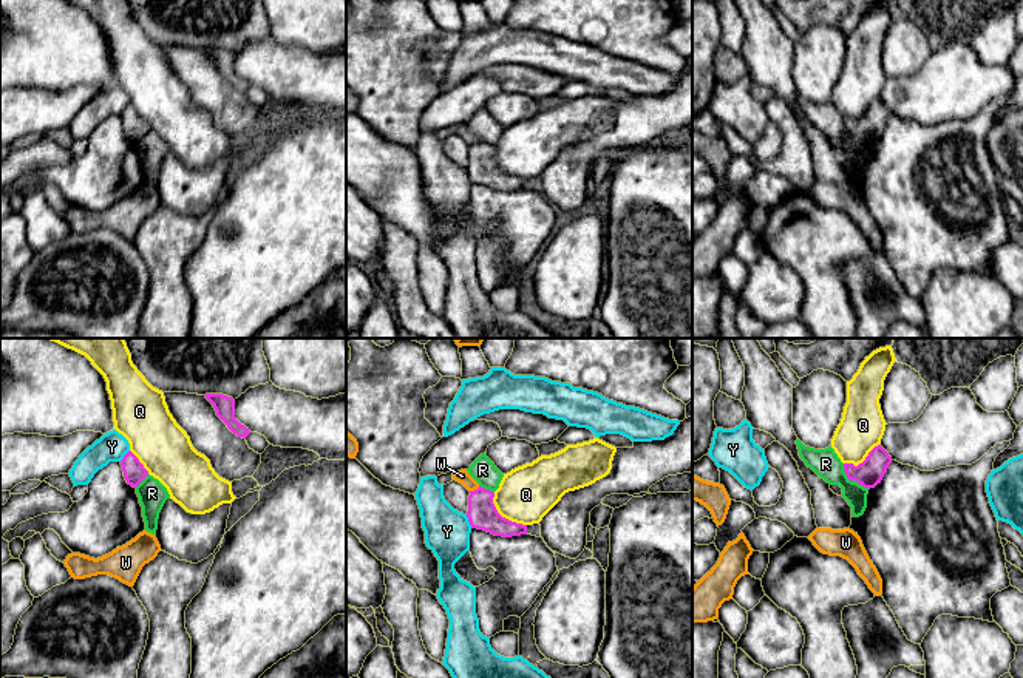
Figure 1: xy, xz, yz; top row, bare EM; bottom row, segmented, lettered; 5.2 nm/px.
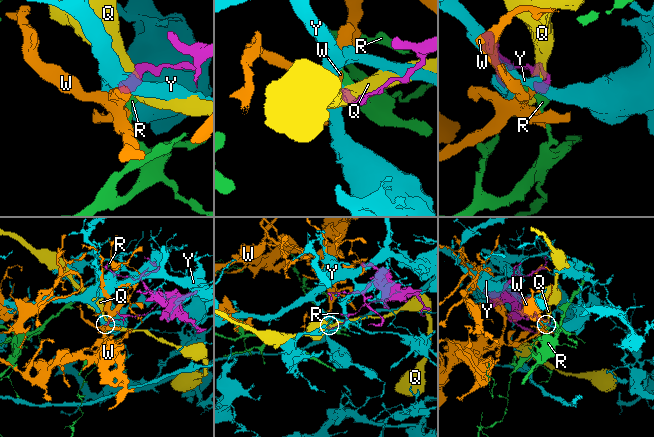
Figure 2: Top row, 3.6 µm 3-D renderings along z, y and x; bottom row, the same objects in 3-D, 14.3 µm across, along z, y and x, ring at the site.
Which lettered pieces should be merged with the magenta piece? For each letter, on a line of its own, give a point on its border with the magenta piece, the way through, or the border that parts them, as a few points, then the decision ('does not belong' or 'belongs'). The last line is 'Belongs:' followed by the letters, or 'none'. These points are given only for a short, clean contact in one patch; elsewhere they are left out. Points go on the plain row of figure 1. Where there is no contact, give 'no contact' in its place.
Q: meets magenta in xz at (501, 170); does not belong
R: meets magenta in yz at (852, 135); border along yz (842, 118), (844, 127), (852, 135), (869, 142); does not belong
W: meets magenta in xz at (475, 144); border along xz (479, 141), (470, 145); does not belong
Y: meets magenta in xz at (469, 175); border along xz (465, 169), (472, 181); does not belong
Belongs: none

